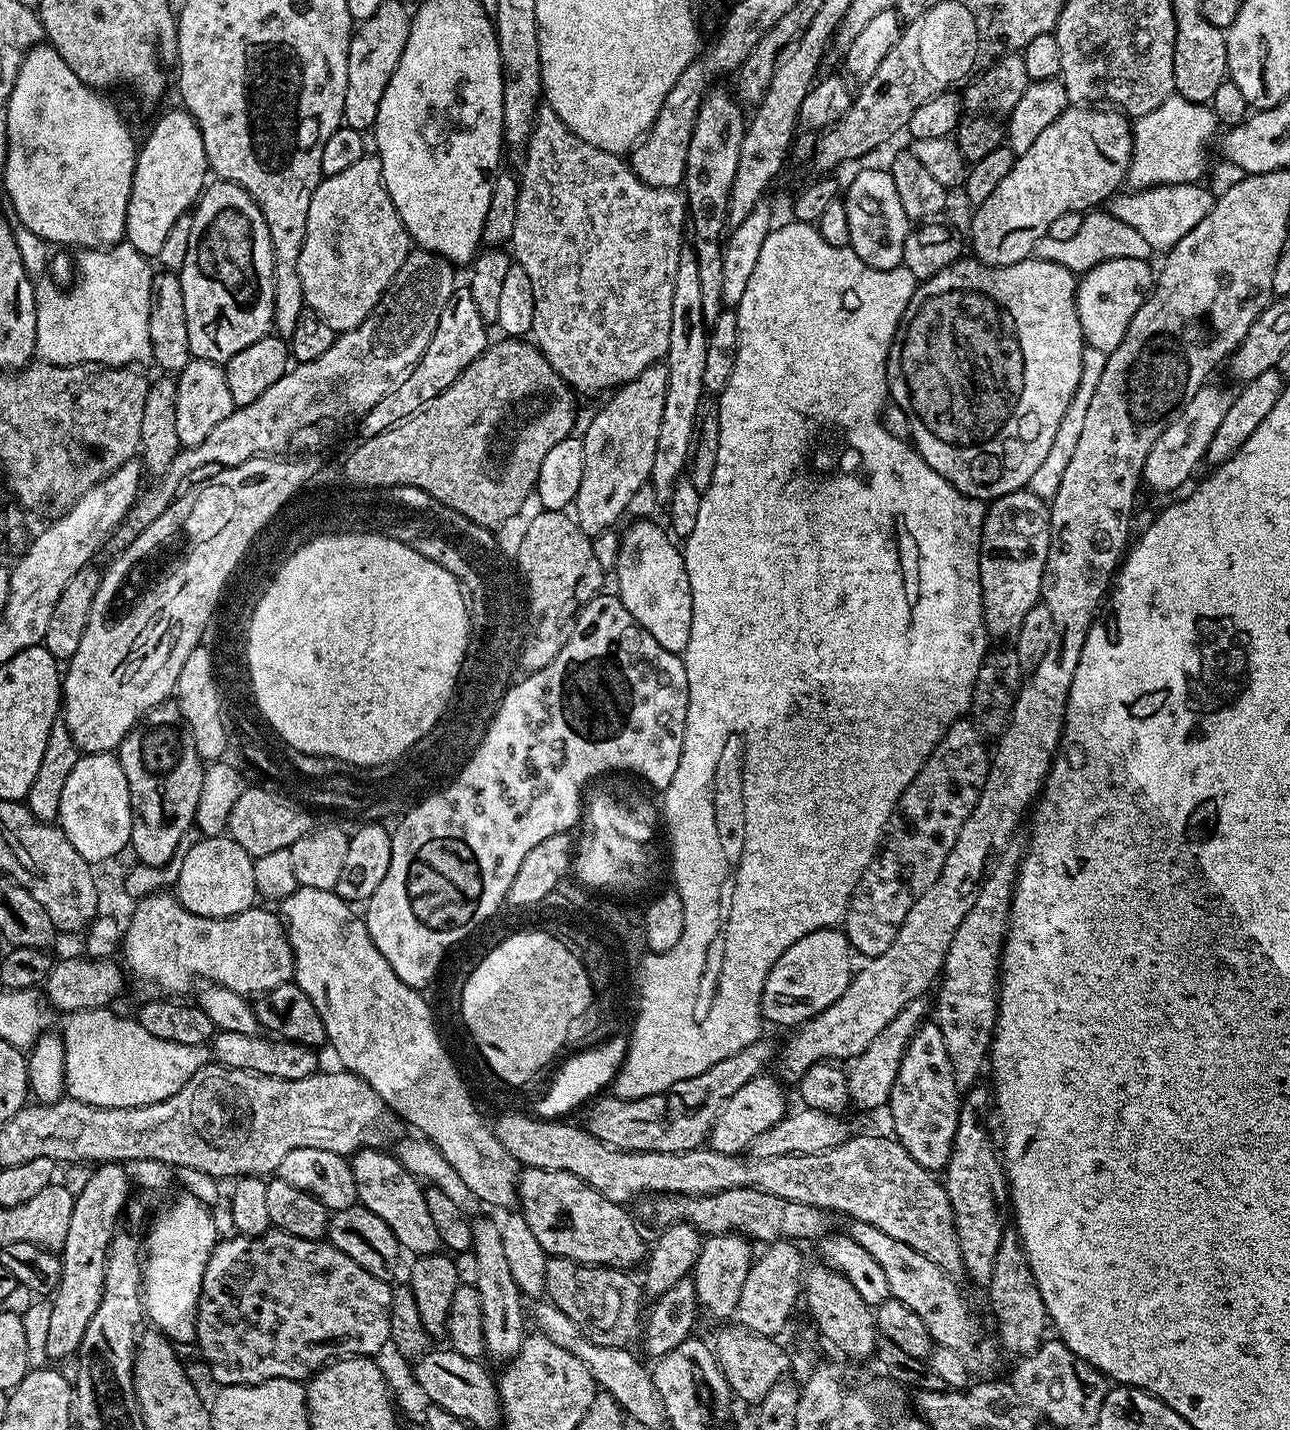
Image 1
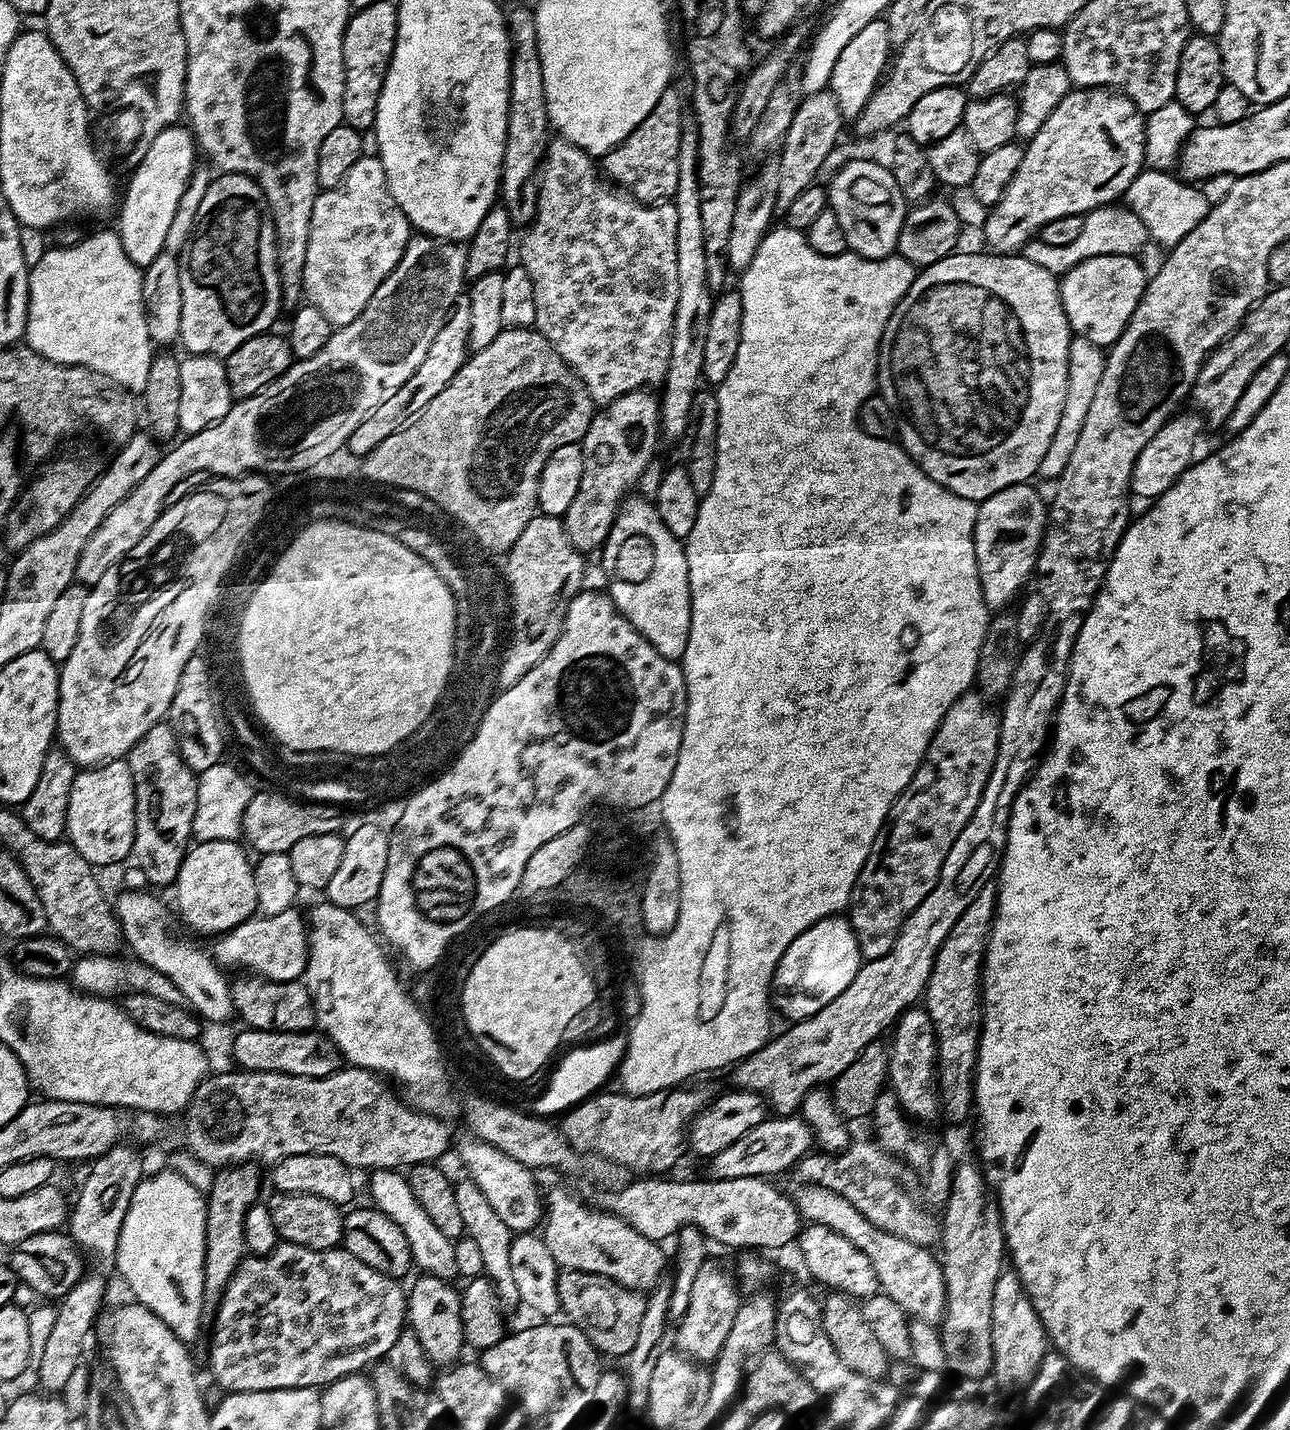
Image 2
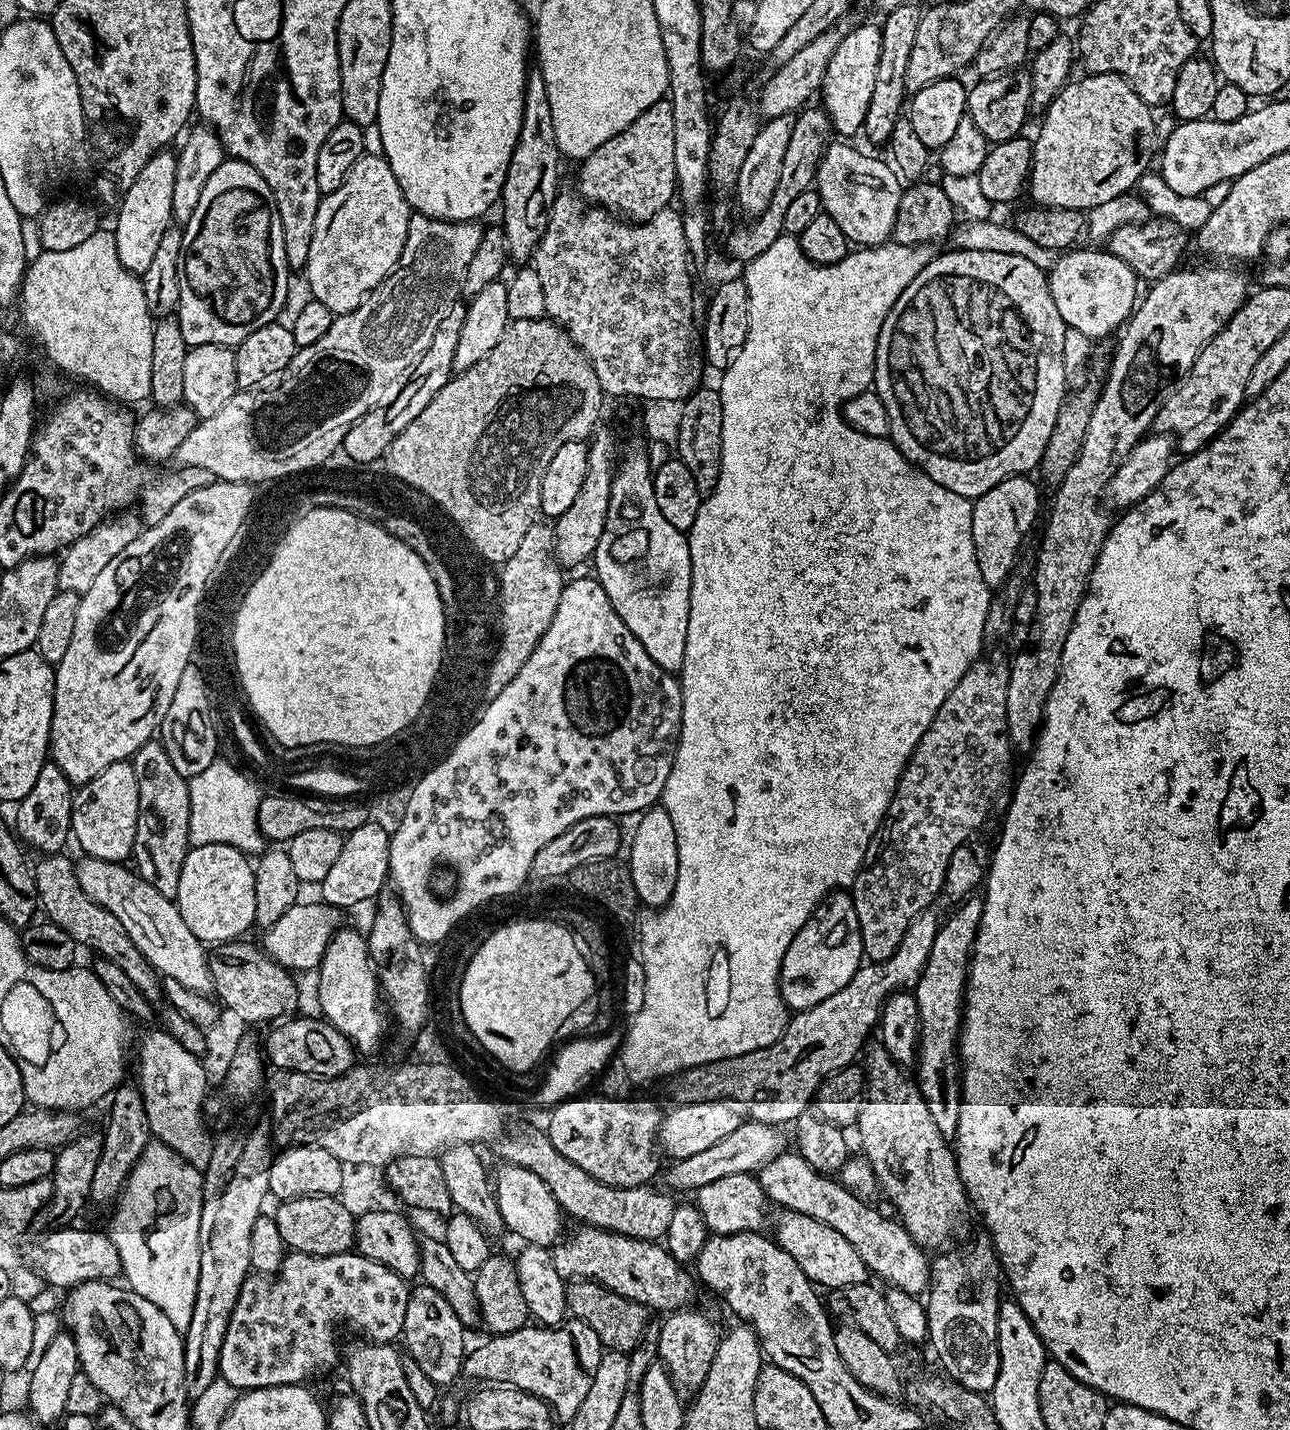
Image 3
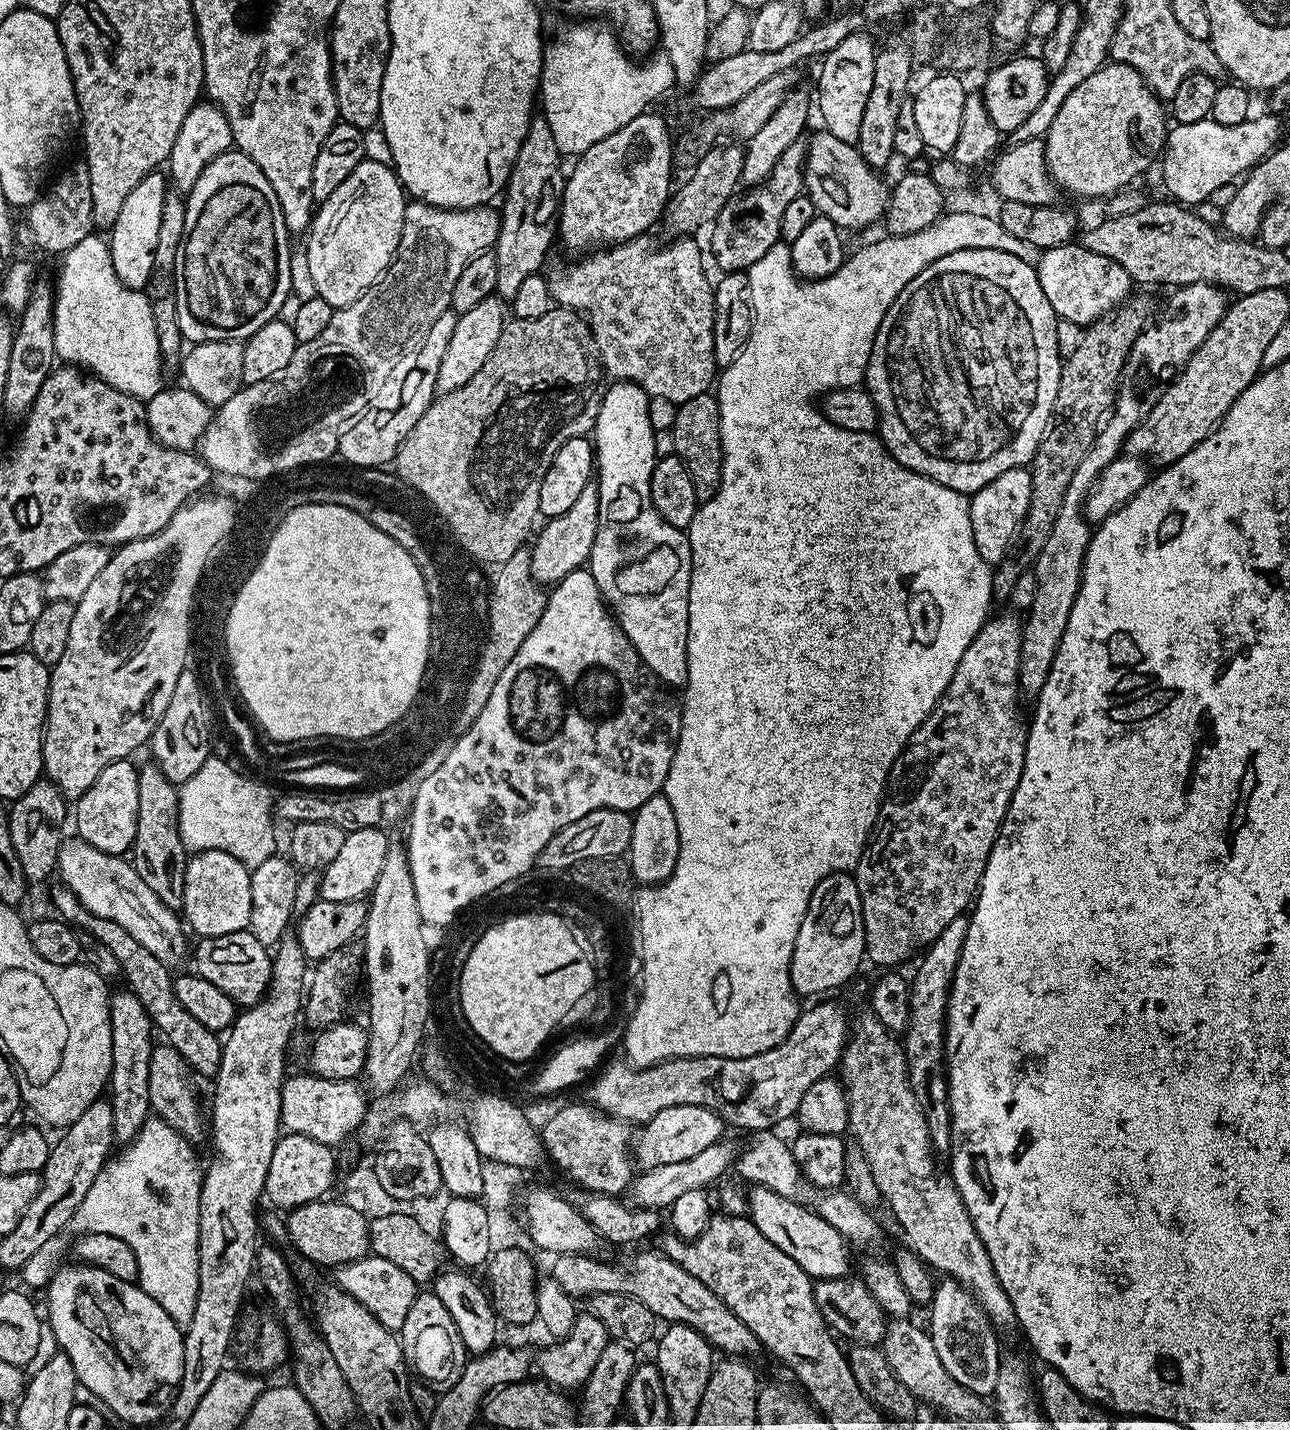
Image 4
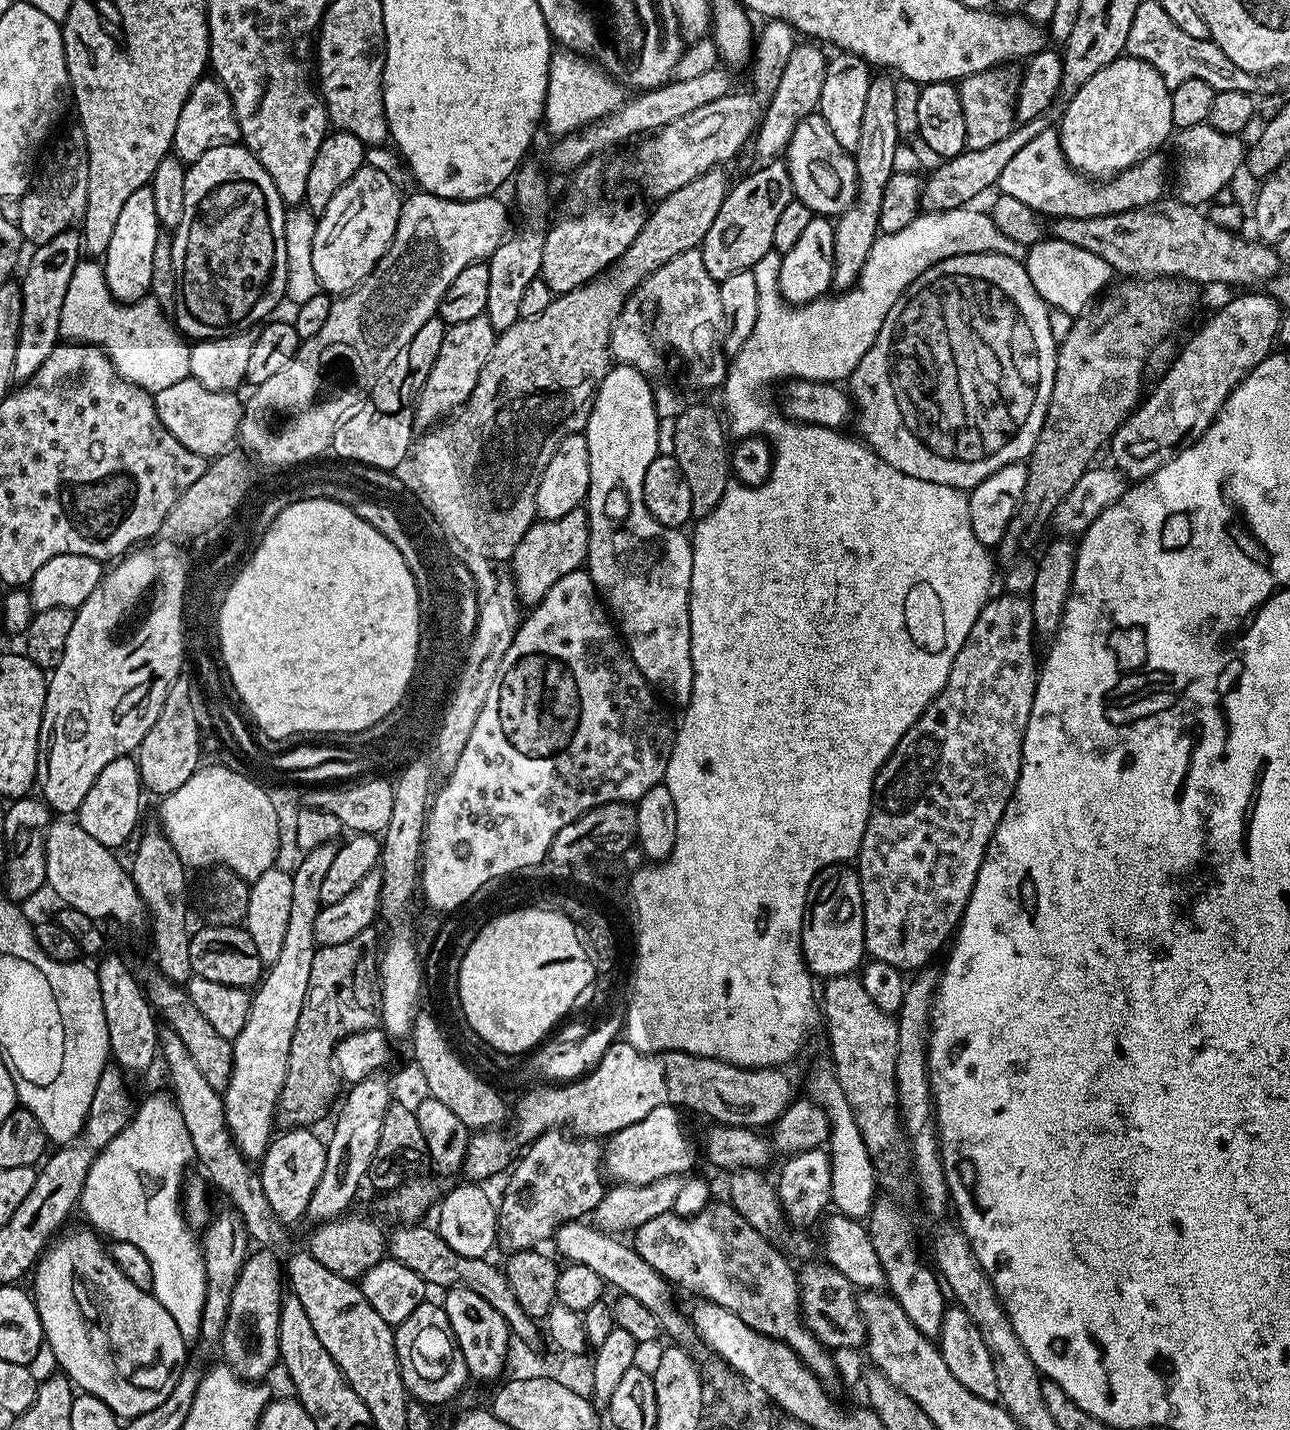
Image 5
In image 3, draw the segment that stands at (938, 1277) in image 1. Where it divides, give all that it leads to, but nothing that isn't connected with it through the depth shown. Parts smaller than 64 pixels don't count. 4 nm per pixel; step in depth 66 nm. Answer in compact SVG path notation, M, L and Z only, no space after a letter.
M786 1150L756 1174L757 1180L773 1205L781 1209L814 1218L837 1230L857 1250L869 1271L886 1281L887 1285L919 1297L927 1293L930 1260L925 1249L919 1248L897 1219L888 1220L869 1201L846 1190L837 1179L812 1168L799 1153Z

